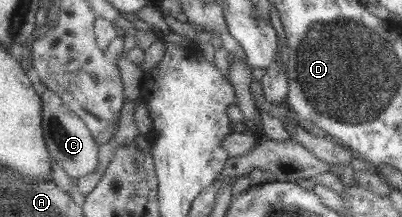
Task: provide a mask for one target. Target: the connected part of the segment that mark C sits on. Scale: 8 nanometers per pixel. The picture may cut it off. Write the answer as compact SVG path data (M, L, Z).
M35 76L34 79L36 79L36 83L44 86L44 92L41 95L44 105L43 127L46 135L46 143L52 155L71 178L80 179L80 177L84 177L84 175L94 173L96 167L98 167L98 151L100 151L98 143L94 141L96 135L93 135L92 131L79 115L74 113L74 111L64 103L60 95L52 91L37 76Z

